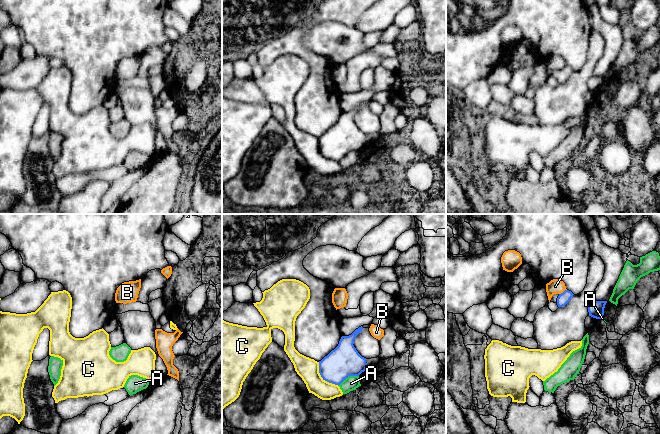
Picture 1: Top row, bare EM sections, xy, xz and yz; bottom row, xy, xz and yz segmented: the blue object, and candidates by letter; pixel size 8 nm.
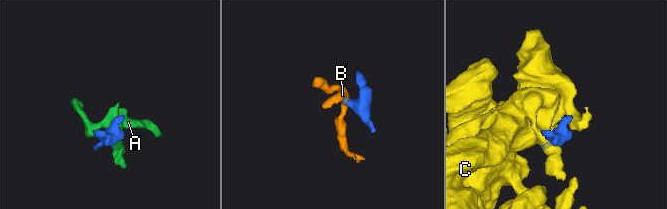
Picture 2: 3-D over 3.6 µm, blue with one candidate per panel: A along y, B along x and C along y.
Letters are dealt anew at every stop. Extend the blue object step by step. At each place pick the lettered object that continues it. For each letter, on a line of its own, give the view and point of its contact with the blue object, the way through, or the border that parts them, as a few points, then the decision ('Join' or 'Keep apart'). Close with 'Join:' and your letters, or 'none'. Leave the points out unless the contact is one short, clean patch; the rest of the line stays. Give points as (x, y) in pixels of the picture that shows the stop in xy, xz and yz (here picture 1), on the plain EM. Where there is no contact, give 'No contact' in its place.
A: Touches blue at xz (348, 152). Boundary: xz (358, 151), (349, 151), (338, 161). Keep apart
B: Touches blue at yz (563, 68). Boundary: yz (566, 65), (559, 70). Keep apart
C: Touches blue at xz (323, 154). Keep apart
Join: none

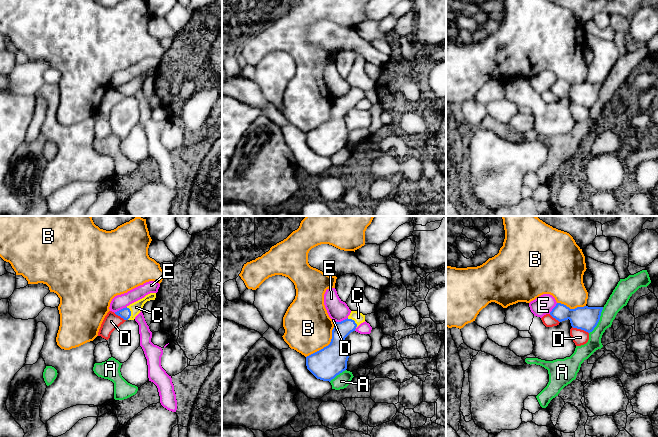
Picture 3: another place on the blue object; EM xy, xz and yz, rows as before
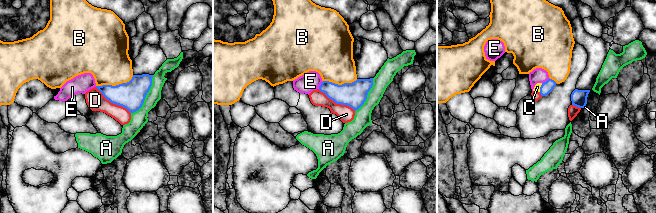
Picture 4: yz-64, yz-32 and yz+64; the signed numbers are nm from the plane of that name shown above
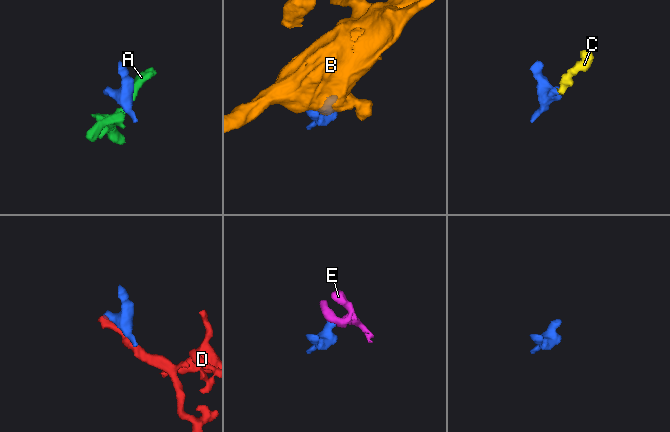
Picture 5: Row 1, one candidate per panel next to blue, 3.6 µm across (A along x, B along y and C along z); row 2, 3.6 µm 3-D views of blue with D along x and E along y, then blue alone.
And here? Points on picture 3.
A: Touches blue at yz (599, 95). Boundary: yz (603, 83), (597, 101), (589, 109). Keep apart
B: Touches blue at xz (328, 121). Keep apart
C: Touches blue at xy (130, 89). Path across: xy (125, 89), (130, 89), (136, 83). Join
D: Touches blue at yz (580, 104). Keep apart
E: Touches blue at xy (121, 85). Boundary: xy (126, 82), (114, 88). Keep apart
Join: C

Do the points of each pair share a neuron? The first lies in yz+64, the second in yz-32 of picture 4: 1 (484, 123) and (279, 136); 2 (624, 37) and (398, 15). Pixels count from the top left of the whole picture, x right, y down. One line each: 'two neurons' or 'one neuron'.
1: one neuron
2: two neurons

